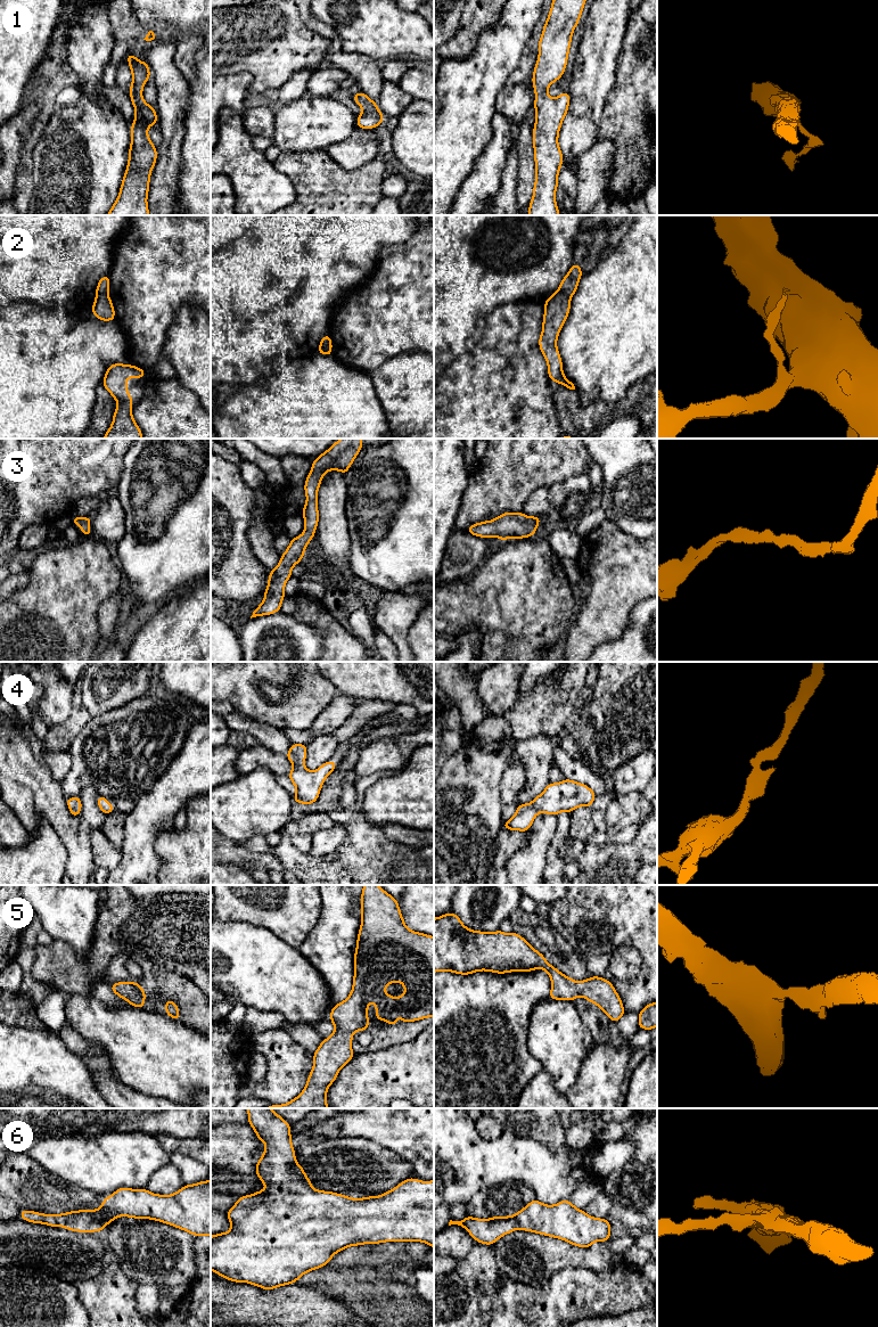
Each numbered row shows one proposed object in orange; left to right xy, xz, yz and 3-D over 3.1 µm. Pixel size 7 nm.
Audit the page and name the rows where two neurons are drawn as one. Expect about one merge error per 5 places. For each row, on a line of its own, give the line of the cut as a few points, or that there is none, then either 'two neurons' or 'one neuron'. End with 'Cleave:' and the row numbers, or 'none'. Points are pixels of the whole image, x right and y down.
1: cut none; one neuron
2: cut xy (107, 293), (96, 295); two neurons
3: cut none; one neuron
4: cut none; one neuron
5: cut none; one neuron
6: cut none; one neuron
Cleave: 2

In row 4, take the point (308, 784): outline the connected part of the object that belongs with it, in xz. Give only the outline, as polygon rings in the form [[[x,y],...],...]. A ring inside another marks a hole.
[[[292,744],[286,754],[286,757],[293,763],[293,769],[287,777],[296,787],[296,794],[293,796],[294,803],[303,803],[305,806],[318,801],[326,778],[337,767],[336,762],[329,760],[317,770],[309,771],[304,765],[306,748],[305,744]]]

